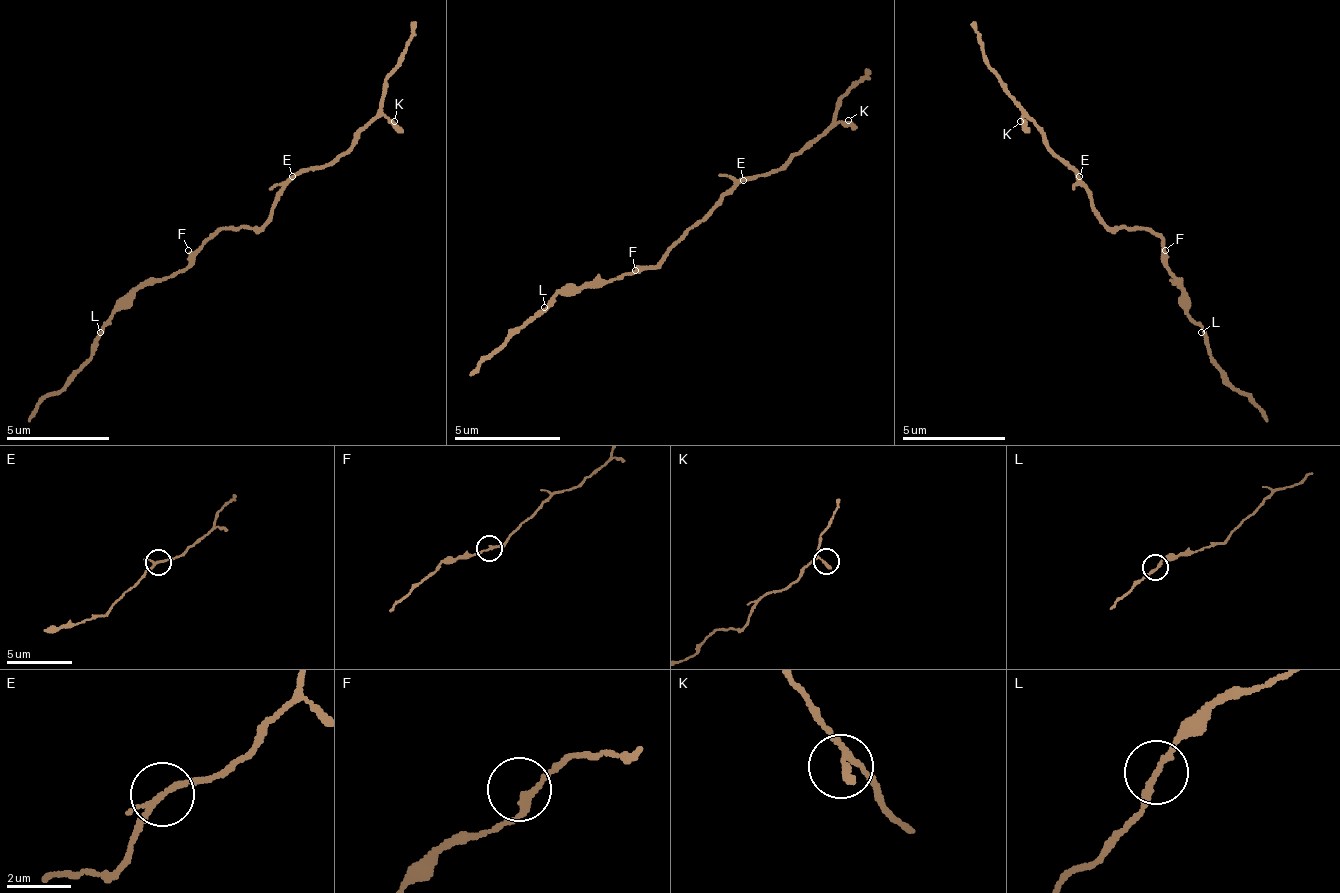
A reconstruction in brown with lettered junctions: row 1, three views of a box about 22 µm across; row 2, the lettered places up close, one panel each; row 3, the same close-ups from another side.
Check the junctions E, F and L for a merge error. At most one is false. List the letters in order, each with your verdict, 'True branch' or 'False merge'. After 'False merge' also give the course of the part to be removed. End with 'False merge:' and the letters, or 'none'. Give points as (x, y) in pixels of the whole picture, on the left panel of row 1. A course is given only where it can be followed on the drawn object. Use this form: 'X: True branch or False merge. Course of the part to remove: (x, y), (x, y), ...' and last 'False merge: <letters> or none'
E: False merge. Course of the part to remove: (291, 178), (327, 167), (379, 111), (415, 23)
F: True branch
L: True branch
False merge: E

